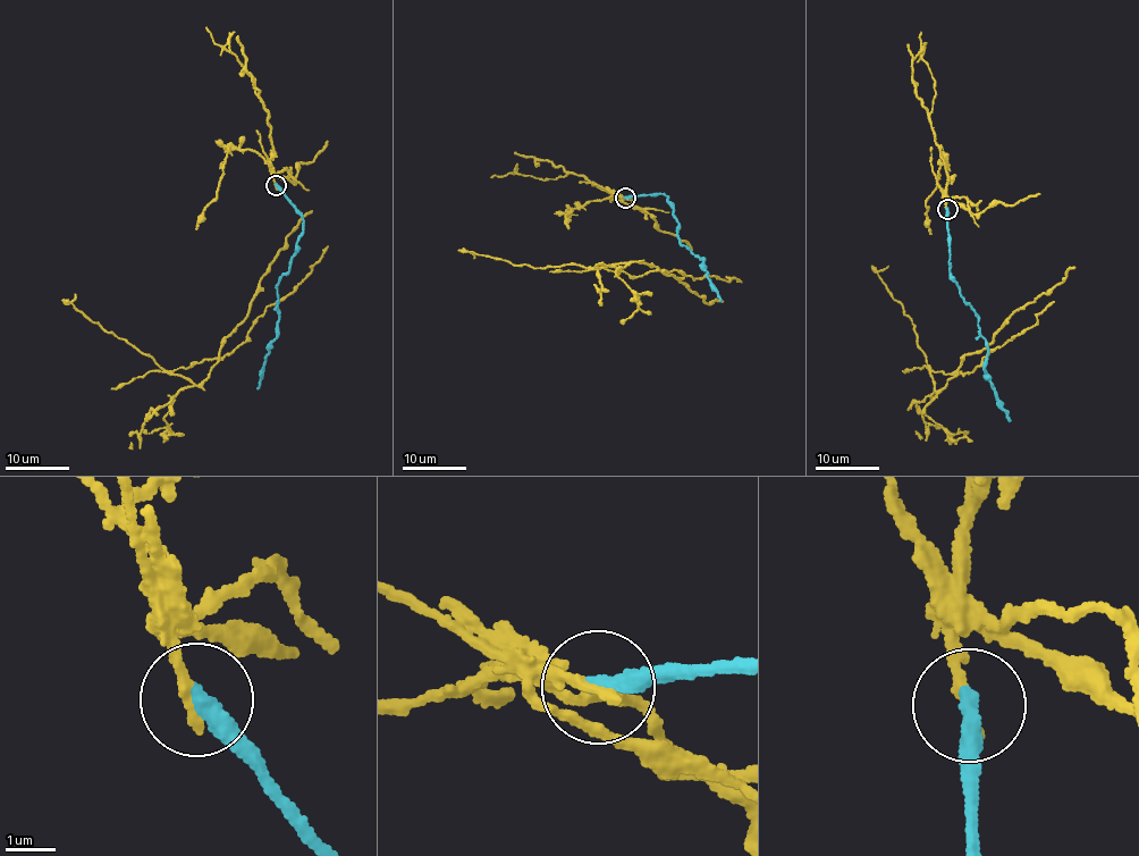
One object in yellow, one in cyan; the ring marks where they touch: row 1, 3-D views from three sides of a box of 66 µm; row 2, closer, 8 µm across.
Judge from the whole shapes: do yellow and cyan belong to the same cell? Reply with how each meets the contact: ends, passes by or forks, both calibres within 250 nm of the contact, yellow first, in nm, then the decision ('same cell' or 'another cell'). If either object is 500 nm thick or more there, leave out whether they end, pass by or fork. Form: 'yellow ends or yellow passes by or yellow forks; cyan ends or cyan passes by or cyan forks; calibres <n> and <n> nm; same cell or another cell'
yellow ends; cyan ends; calibres 240 and 400 nm; another cell

